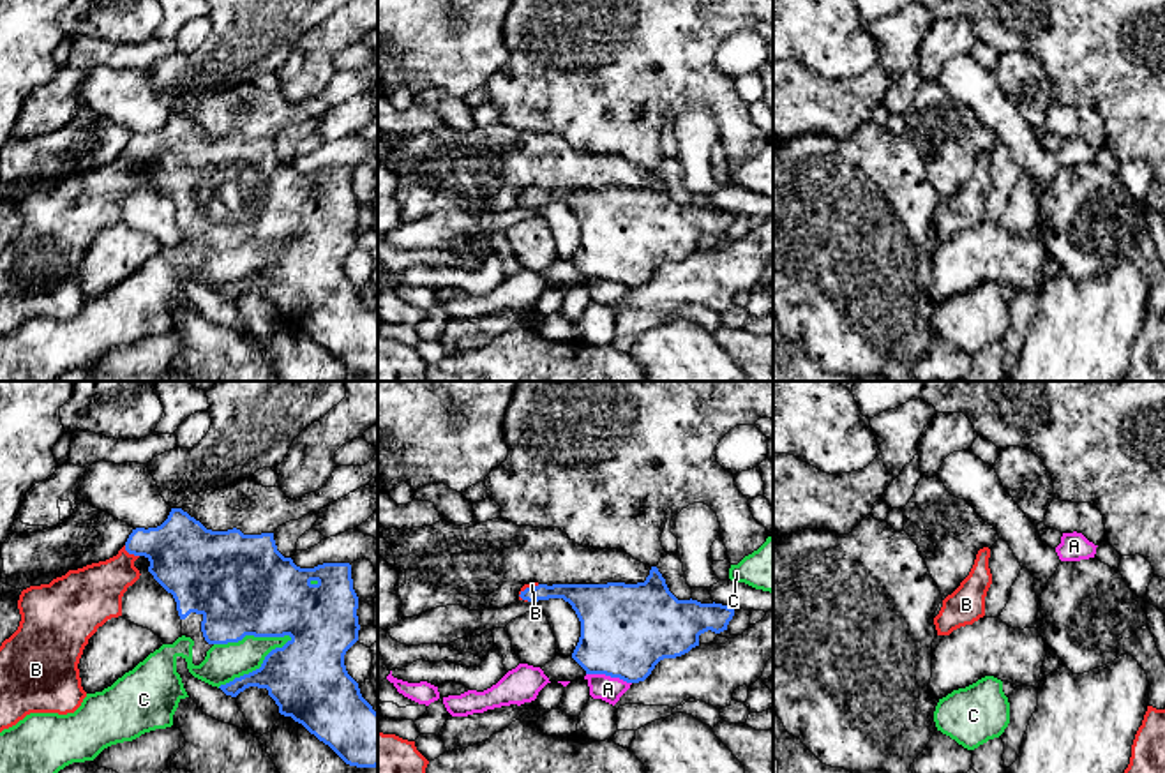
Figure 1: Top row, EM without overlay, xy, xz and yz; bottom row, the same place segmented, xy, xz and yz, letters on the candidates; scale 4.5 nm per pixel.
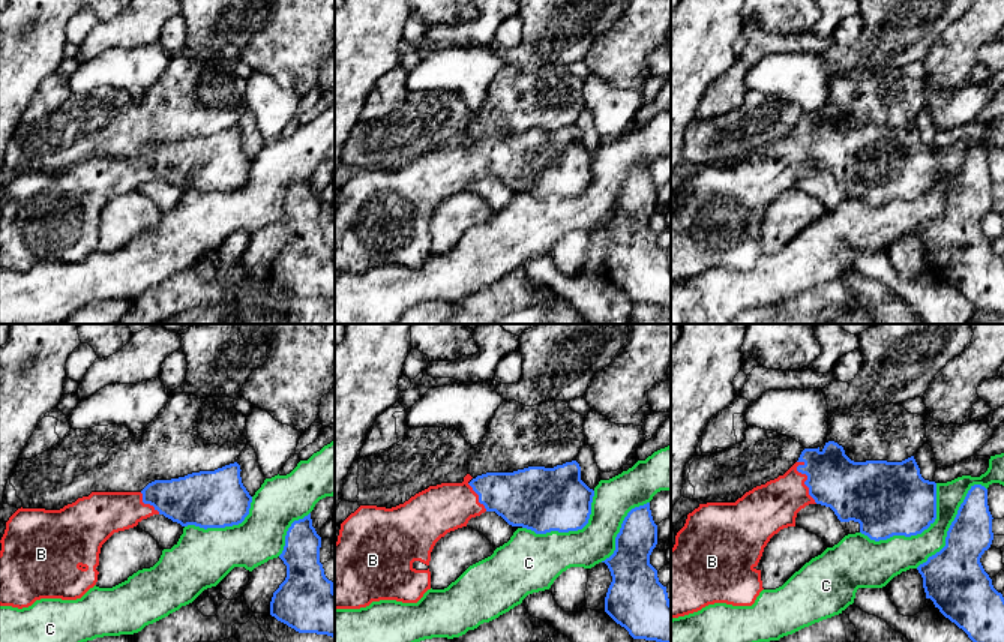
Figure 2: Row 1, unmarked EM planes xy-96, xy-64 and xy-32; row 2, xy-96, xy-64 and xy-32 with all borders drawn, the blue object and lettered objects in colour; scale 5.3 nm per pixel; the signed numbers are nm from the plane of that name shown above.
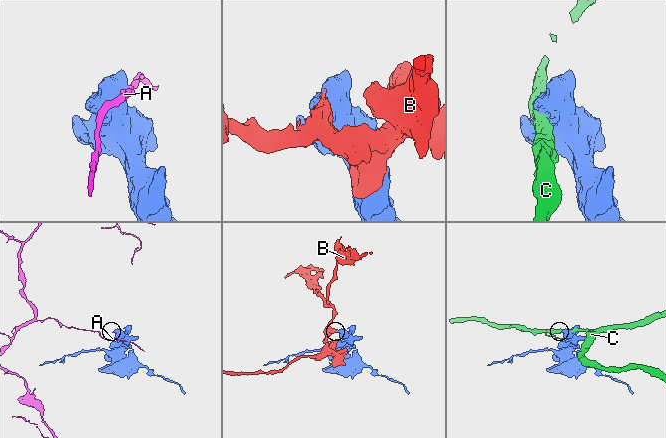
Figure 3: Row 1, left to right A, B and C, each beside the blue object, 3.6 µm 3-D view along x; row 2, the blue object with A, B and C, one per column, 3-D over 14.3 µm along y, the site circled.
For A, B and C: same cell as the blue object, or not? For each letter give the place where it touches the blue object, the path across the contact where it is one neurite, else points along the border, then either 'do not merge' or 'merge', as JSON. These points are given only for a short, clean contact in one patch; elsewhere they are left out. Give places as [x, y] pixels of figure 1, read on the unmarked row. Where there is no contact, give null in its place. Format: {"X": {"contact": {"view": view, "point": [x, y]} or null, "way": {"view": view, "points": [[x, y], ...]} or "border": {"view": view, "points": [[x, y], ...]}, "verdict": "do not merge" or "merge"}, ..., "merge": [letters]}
{"A": {"contact": {"view": "xz", "point": [609, 279]}, "border": {"view": "xz", "points": [[586, 277], [604, 277], [631, 288]]}, "verdict": "do not merge"}, "B": {"contact": {"view": "xy", "point": [131, 157]}, "verdict": "merge"}, "C": {"contact": {"view": "xy", "point": [256, 274]}, "verdict": "do not merge"}, "merge": ["B"]}

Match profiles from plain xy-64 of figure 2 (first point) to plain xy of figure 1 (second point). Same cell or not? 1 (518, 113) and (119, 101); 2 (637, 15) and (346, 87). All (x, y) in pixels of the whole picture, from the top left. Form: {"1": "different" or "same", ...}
{"1": "different", "2": "different"}

